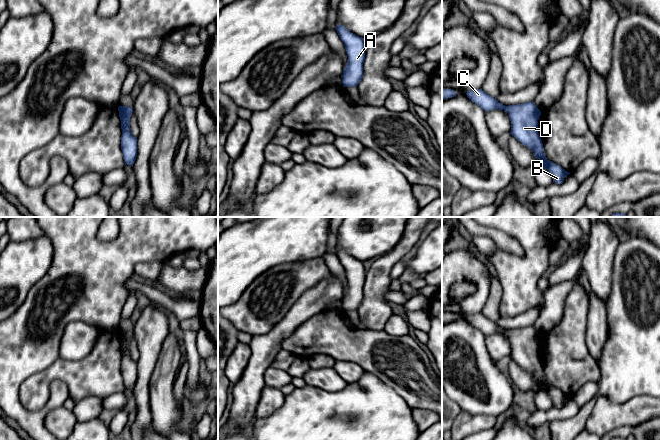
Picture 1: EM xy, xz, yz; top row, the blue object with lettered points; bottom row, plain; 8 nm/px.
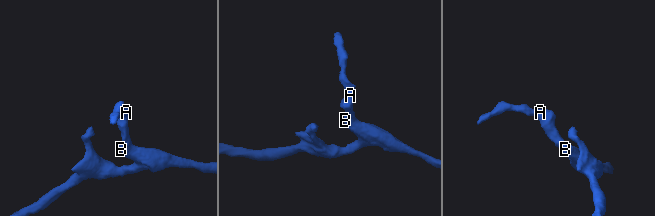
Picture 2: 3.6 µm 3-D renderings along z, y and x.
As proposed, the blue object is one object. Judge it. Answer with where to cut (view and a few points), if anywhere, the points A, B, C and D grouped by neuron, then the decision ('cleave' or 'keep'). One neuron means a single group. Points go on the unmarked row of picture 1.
no cut; A B C D; keep

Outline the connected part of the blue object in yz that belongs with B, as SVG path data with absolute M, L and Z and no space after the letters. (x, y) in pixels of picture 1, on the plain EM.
M482 313L467 315L466 319L485 336L493 333L507 336L511 345L510 358L532 374L539 390L551 397L553 406L563 407L564 402L570 397L546 382L543 367L538 357L538 344L541 336L533 325L505 330L499 327L496 322L486 318Z

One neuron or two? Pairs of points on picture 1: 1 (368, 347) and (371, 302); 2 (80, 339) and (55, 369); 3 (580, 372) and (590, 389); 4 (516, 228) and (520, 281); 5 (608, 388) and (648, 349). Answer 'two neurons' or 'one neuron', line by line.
1: two neurons
2: two neurons
3: two neurons
4: one neuron
5: one neuron

